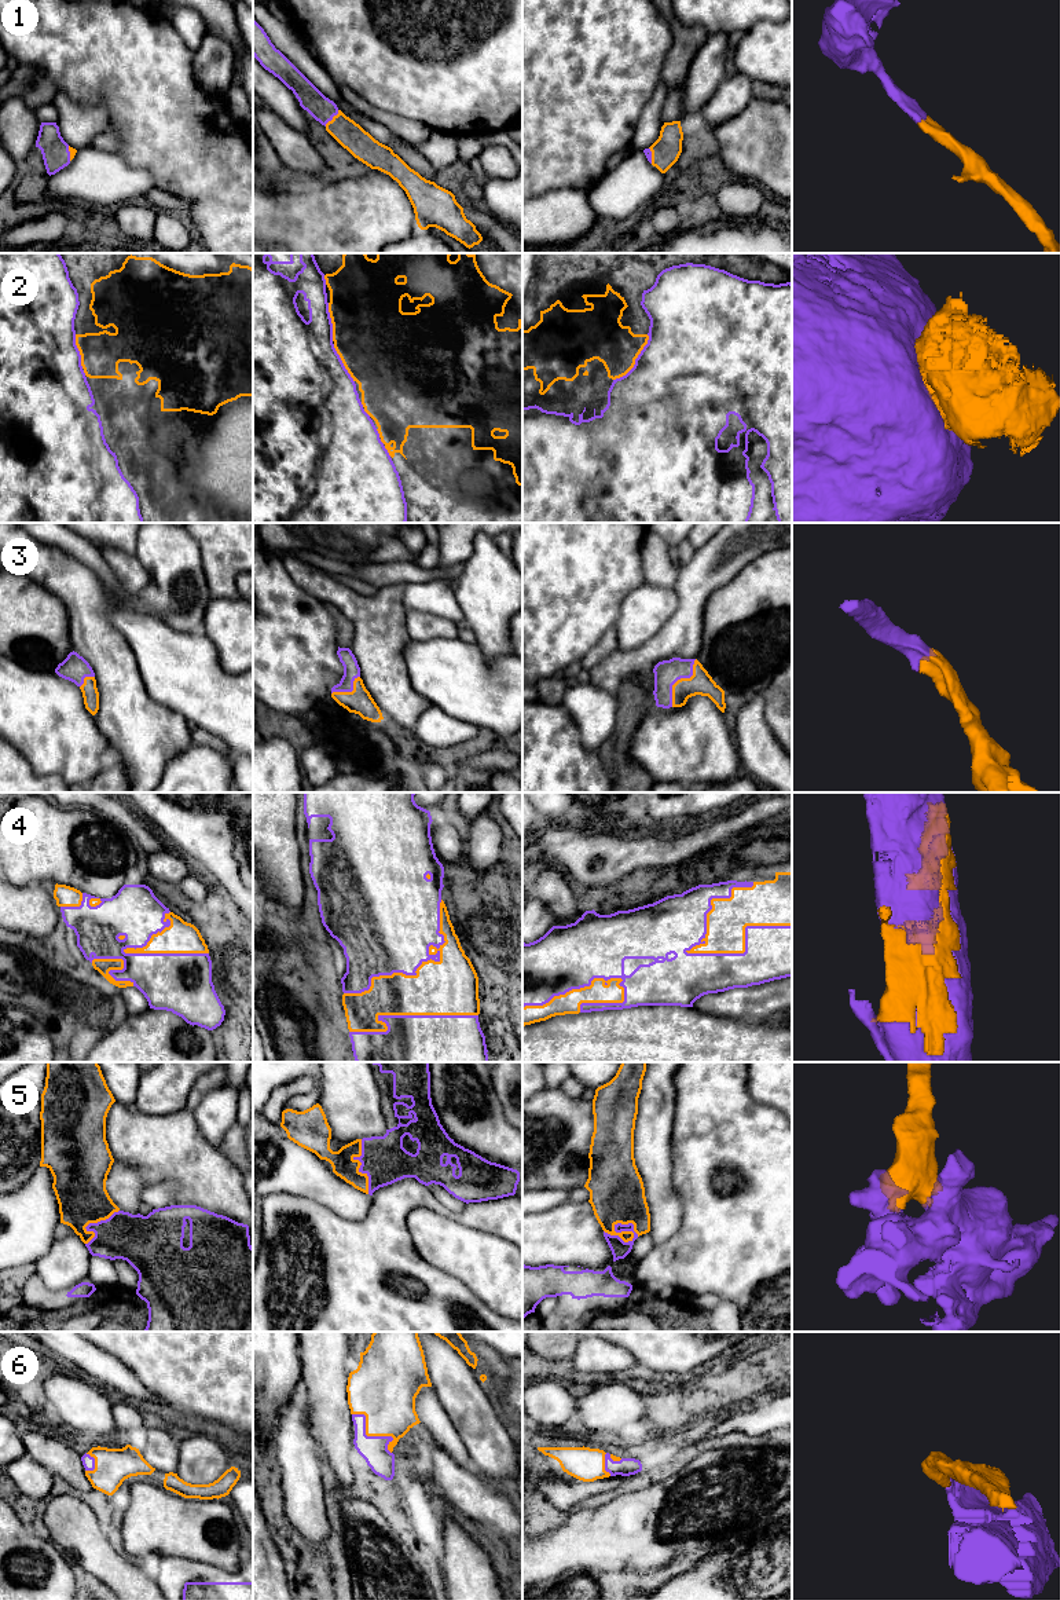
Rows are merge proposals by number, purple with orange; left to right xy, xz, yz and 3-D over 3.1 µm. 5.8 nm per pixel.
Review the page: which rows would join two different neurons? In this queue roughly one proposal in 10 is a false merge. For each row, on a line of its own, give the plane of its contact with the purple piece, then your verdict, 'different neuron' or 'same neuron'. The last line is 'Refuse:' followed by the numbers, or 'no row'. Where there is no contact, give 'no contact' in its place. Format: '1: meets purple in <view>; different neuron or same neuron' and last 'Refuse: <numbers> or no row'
1: meets purple in xz; same neuron
2: meets purple in yz; same neuron
3: meets purple in yz; same neuron
4: meets purple in yz; same neuron
5: meets purple in yz; same neuron
6: meets purple in xz; same neuron
Refuse: no row

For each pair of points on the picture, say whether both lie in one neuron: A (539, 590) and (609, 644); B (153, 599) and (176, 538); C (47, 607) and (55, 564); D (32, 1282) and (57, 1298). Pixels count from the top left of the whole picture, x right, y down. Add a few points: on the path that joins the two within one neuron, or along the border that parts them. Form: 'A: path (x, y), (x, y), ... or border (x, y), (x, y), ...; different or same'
A: border (613, 626), (579, 661); different
B: path (168, 584), (173, 574), (173, 553); same
C: border (32, 579), (47, 588), (61, 600), (68, 618); different
D: path (37, 1288), (47, 1298), (51, 1298); same

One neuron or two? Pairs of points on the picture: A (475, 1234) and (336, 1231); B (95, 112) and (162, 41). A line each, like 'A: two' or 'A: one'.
A: one
B: two

